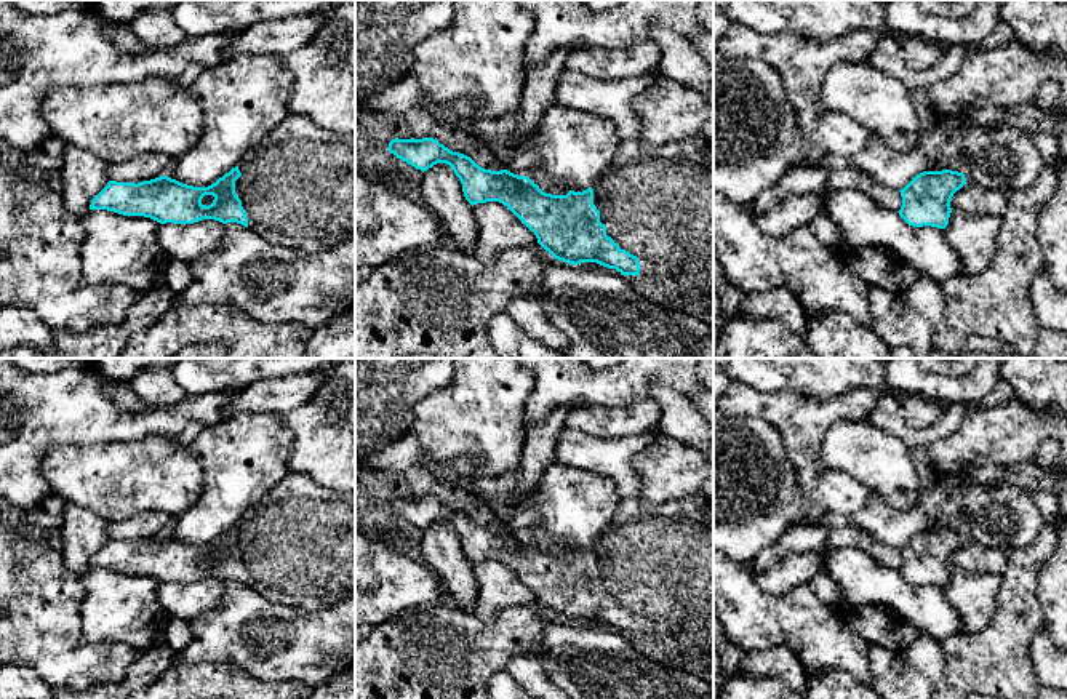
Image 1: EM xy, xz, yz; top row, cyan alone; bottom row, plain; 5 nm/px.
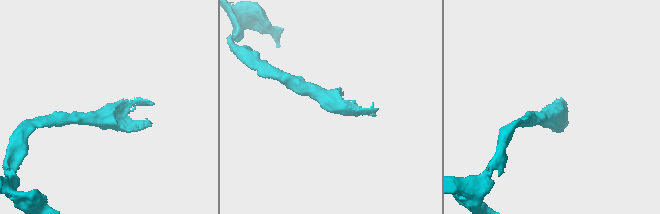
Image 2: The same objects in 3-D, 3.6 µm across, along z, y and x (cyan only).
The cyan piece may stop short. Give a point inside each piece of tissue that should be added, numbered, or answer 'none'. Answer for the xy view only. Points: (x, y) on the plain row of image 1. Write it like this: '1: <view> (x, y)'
1: xy (298, 543)

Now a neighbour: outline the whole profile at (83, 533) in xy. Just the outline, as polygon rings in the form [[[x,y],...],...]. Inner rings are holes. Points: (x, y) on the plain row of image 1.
[[[62,501],[62,544],[66,566],[78,576],[90,569],[91,558],[107,544],[109,521],[74,502]]]

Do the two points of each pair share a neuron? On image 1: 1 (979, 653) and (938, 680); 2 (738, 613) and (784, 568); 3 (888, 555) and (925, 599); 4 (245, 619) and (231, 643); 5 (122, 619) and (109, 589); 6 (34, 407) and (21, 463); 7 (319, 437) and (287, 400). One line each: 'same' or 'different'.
1: different
2: different
3: different
4: same
5: same
6: same
7: different

